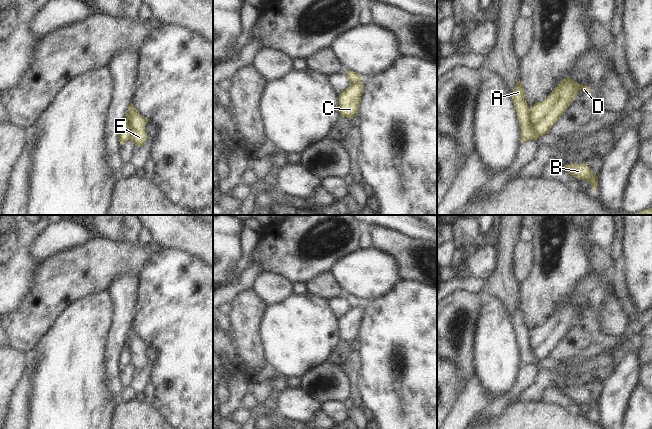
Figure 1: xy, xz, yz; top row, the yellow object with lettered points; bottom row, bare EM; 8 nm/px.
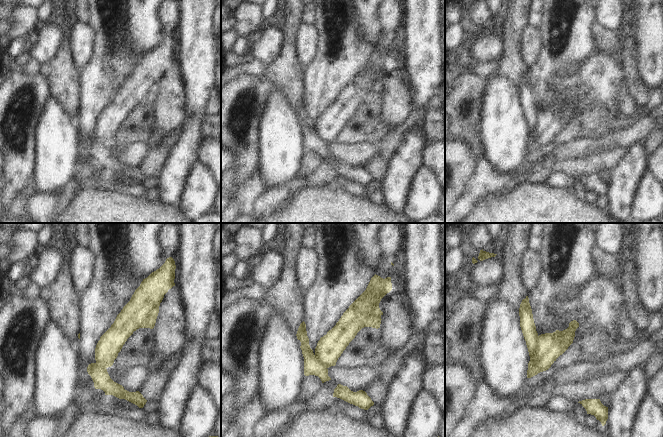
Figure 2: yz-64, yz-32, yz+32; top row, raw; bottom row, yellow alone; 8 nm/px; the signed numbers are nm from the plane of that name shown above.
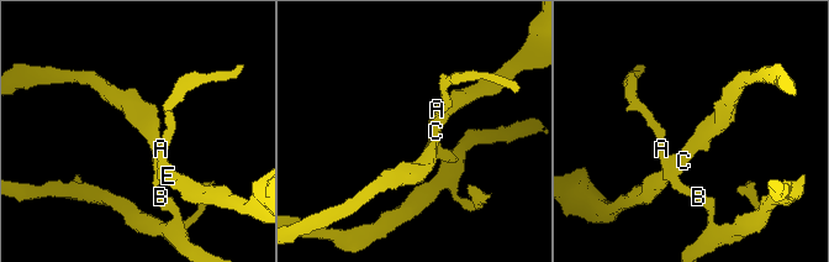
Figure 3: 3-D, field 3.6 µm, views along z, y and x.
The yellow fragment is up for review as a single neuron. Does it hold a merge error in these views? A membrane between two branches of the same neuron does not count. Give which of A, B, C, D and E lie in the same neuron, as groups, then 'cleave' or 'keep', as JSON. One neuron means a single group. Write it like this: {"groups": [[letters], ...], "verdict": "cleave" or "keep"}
{"groups": [["A", "B"], ["C", "D", "E"]], "verdict": "cleave"}

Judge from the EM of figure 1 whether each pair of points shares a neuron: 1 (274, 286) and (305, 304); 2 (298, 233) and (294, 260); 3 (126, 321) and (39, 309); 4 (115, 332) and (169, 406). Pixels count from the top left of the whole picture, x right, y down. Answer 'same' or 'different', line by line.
1: different
2: same
3: different
4: different

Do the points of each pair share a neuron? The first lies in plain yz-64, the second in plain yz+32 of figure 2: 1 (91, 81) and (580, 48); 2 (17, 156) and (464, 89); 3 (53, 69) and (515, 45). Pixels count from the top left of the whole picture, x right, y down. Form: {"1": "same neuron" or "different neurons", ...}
{"1": "same neuron", "2": "same neuron", "3": "same neuron"}

